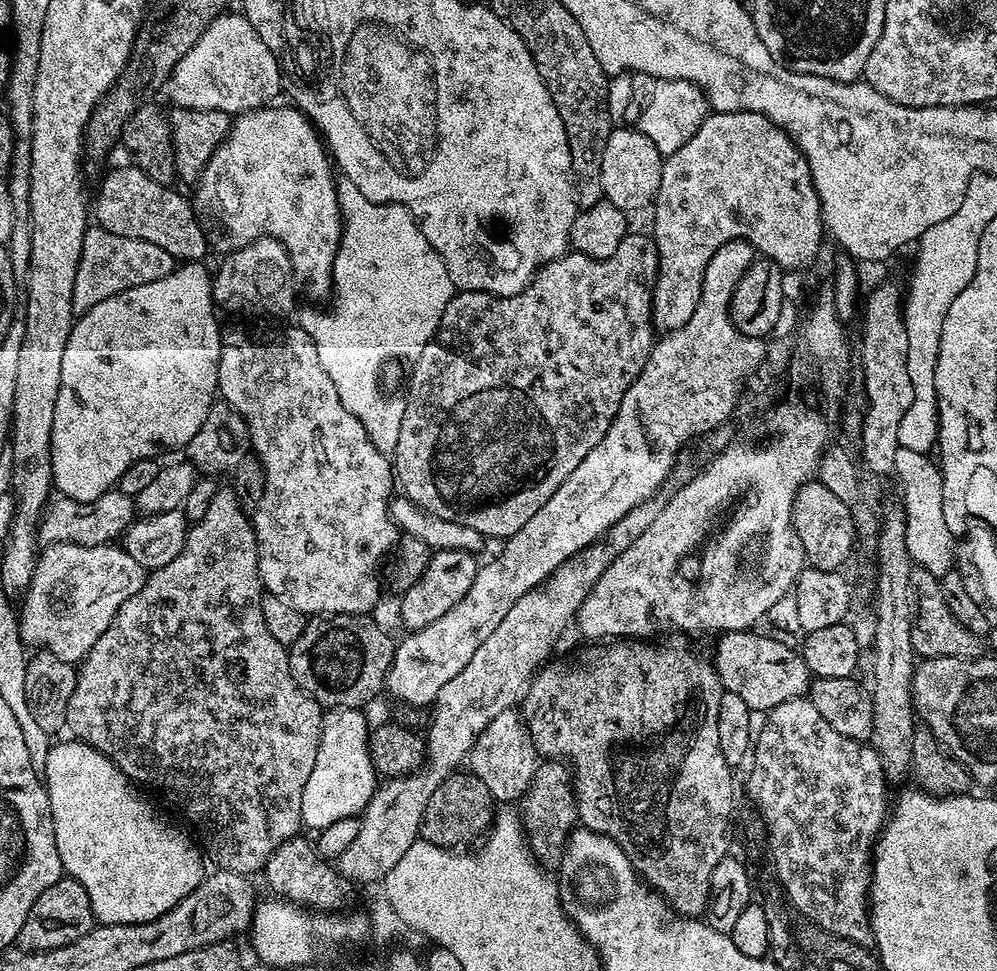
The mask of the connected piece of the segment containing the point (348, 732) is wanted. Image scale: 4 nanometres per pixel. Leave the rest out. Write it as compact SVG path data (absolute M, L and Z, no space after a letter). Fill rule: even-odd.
M329 708L324 712L318 758L314 758L314 770L310 770L306 790L302 790L305 829L328 828L339 820L359 817L376 795L378 771L368 749L370 724L364 721L364 714L358 708Z

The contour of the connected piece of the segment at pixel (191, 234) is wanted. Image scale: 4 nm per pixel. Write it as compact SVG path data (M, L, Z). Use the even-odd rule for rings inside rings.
M127 167L116 168L105 174L100 193L94 196L95 223L122 238L154 242L154 246L162 246L162 250L166 250L173 261L203 261L203 256L208 252L208 240L187 198L179 196L175 187L154 182L154 178L150 178L141 168Z

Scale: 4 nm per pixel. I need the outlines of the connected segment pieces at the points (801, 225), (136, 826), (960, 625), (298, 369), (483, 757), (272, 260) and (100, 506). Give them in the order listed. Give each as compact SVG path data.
M712 112L702 122L702 126L698 126L694 138L690 138L686 146L674 150L674 154L667 156L663 163L661 184L658 186L654 201L656 213L652 216L652 229L650 229L650 235L656 241L656 253L658 254L656 285L650 290L652 293L652 326L657 333L669 334L686 326L686 322L690 322L690 314L694 314L694 306L698 306L698 298L702 294L702 274L706 274L706 262L714 258L714 250L718 250L718 246L731 240L746 239L752 243L752 247L761 257L772 260L781 270L800 270L798 268L815 258L820 243L826 240L824 217L820 215L820 199L816 193L806 158L796 149L796 145L784 131L762 114L757 112Z
M67 739L51 745L49 757L42 767L54 822L54 838L58 842L58 858L62 858L65 873L86 886L92 912L101 925L141 924L166 914L204 881L206 860L201 849L191 835L188 837L178 825L163 820L156 813L155 806L140 793L143 791L122 774L110 757L82 740Z
M916 566L909 574L909 586L913 607L910 642L913 643L913 650L917 657L933 660L957 656L966 660L981 655L979 638L968 629L971 627L965 621L958 619L952 613L938 577L930 574L930 570Z
M299 326L232 328L229 332L227 329L220 341L218 396L244 420L247 443L266 470L266 494L262 494L260 509L251 517L252 526L256 529L258 566L263 591L267 595L282 598L282 602L287 602L289 606L294 606L294 610L302 610L305 614L368 614L380 600L380 580L376 577L376 571L379 570L380 563L387 558L388 551L390 556L397 547L402 536L389 512L389 503L394 496L394 464L385 453L376 449L362 422L358 422L358 418L354 418L354 414L350 414L350 410L342 406L342 398L338 398L338 390L334 382L330 382L330 374L326 374L326 370L322 370L322 362L318 362L318 350L310 334L306 334L306 330Z
M507 708L482 730L466 761L470 772L486 782L487 789L496 802L519 801L532 785L538 767L538 753L528 736L528 729L516 708Z
M260 237L234 250L213 275L213 301L221 309L246 314L284 314L290 311L294 306L296 279L289 254L282 244L276 239Z
M119 490L102 494L102 498L94 498L94 502L56 498L49 503L38 525L38 540L44 546L49 544L77 544L78 546L110 544L117 538L123 537L136 515L133 497L122 494Z

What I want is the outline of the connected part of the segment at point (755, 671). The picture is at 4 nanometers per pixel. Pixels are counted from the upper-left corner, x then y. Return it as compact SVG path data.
M756 630L725 632L716 644L714 663L724 691L738 694L753 713L766 714L782 702L804 696L809 691L810 673L803 655L787 648L772 636L759 636Z

